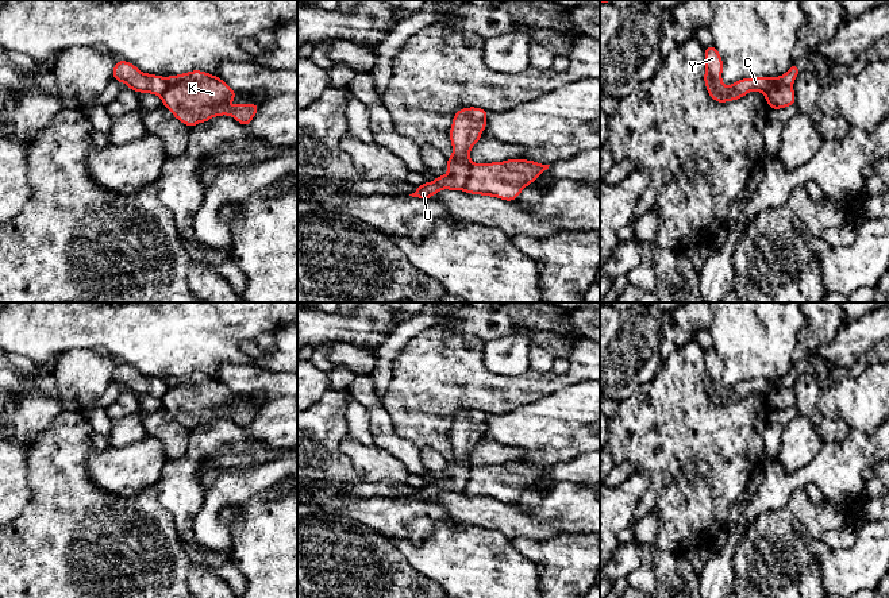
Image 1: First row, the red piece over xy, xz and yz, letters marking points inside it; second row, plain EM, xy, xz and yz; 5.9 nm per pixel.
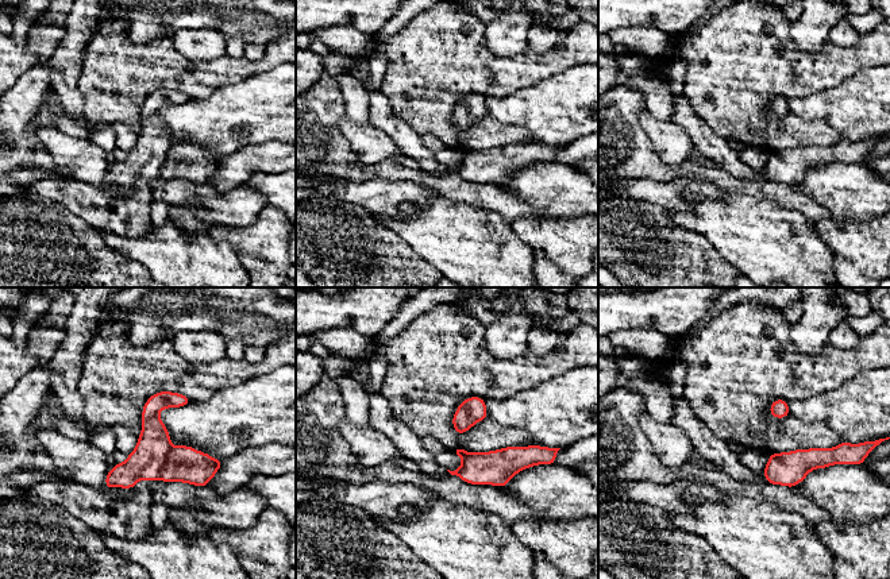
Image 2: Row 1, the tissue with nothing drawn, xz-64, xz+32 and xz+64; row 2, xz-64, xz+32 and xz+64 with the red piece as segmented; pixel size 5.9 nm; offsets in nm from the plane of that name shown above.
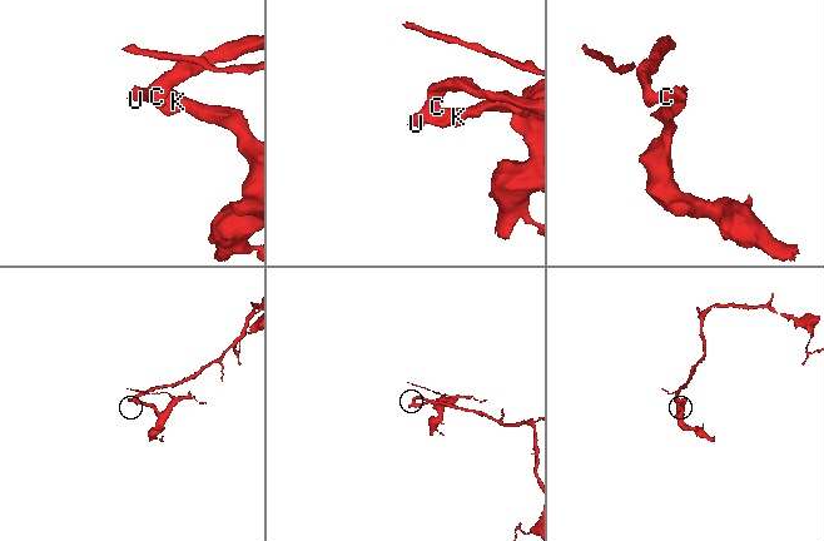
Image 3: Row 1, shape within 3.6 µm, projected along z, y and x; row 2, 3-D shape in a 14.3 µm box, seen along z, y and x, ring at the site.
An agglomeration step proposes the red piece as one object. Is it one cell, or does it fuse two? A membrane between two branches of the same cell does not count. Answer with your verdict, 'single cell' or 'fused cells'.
fused cells

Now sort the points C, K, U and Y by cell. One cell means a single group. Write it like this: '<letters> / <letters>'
C U Y / K

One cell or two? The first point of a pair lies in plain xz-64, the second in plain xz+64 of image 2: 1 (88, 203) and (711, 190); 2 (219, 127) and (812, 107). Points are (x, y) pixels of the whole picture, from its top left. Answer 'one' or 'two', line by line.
1: one
2: one

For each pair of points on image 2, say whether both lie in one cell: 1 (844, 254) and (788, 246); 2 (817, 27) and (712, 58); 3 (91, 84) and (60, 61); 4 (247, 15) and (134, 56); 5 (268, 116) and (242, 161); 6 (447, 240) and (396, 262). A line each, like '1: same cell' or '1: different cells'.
1: different cells
2: different cells
3: different cells
4: different cells
5: different cells
6: different cells

